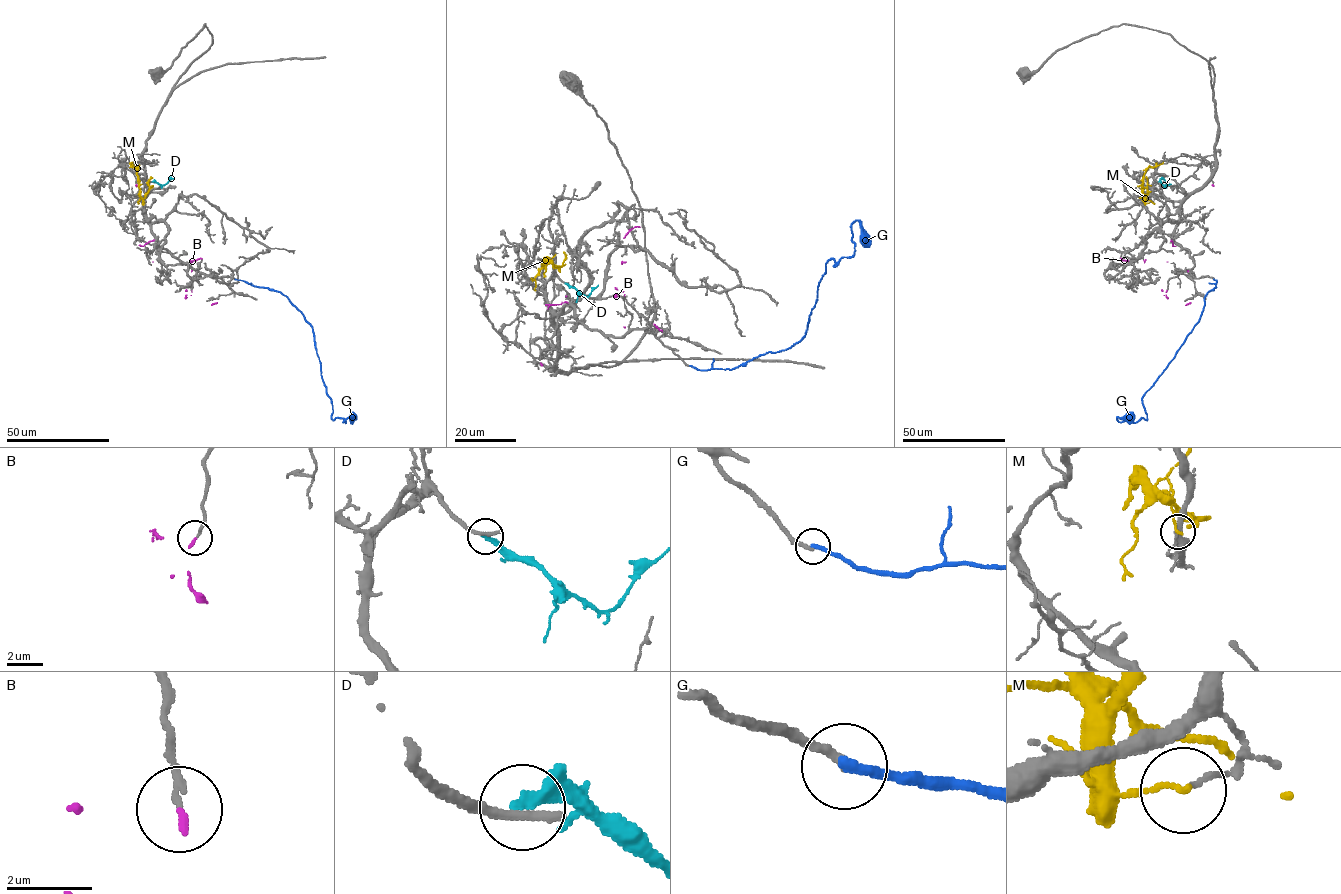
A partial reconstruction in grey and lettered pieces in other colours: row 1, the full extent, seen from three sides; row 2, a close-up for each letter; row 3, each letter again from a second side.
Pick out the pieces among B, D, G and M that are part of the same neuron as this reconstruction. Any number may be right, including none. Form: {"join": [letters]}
{"join": []}

